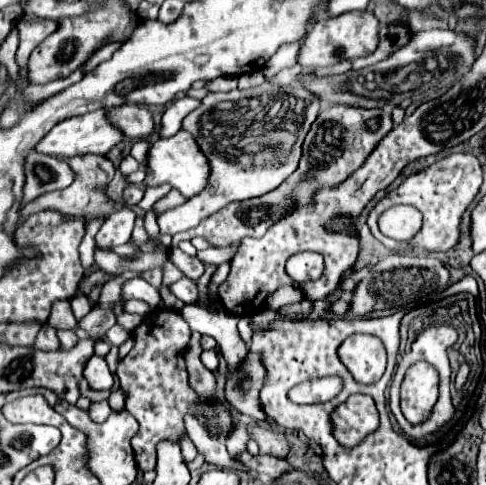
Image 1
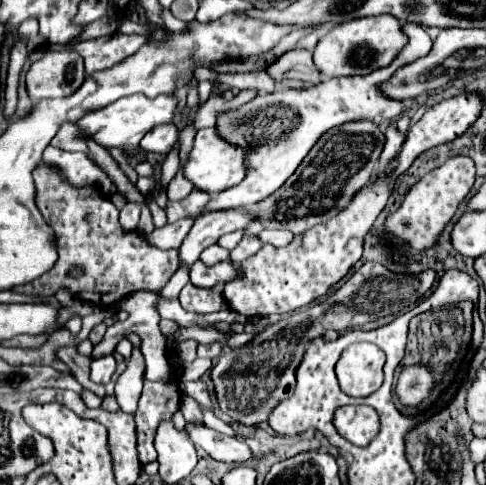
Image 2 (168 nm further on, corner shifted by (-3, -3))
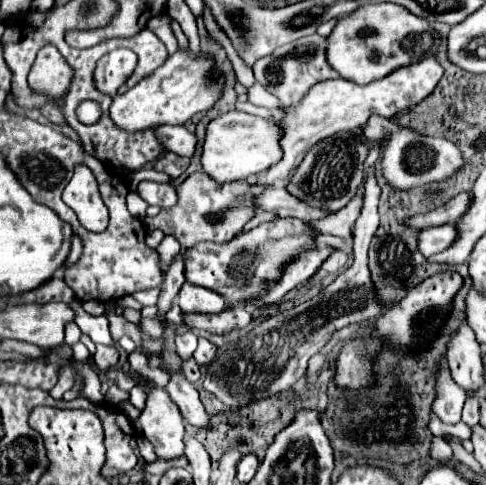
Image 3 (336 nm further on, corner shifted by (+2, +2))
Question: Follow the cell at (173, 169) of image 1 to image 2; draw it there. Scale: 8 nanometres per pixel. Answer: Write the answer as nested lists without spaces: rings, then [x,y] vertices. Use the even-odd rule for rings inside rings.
[[[205,128],[199,130],[195,134],[193,140],[193,148],[187,156],[187,162],[183,164],[183,176],[193,184],[195,190],[207,192],[207,194],[217,194],[221,190],[225,190],[227,186],[233,186],[235,182],[239,182],[245,174],[243,168],[243,152],[235,150],[235,146],[227,146],[227,142],[223,142],[213,128]]]

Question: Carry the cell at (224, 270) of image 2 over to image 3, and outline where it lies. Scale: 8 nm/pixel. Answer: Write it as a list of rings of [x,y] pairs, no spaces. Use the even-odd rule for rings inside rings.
[[[280,217],[276,221],[262,223],[250,231],[240,233],[232,241],[200,241],[194,247],[184,249],[182,257],[186,281],[222,295],[226,299],[226,307],[266,297],[268,285],[276,283],[278,277],[282,277],[284,263],[290,263],[296,255],[316,249],[312,235],[306,241],[302,239],[302,235],[298,233],[298,223],[302,221]]]

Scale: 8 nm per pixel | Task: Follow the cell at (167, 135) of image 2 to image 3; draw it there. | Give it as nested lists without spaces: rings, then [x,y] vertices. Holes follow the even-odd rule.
[[[162,125],[162,129],[158,129],[158,137],[162,137],[166,149],[176,155],[192,157],[196,153],[198,139],[184,125]]]

